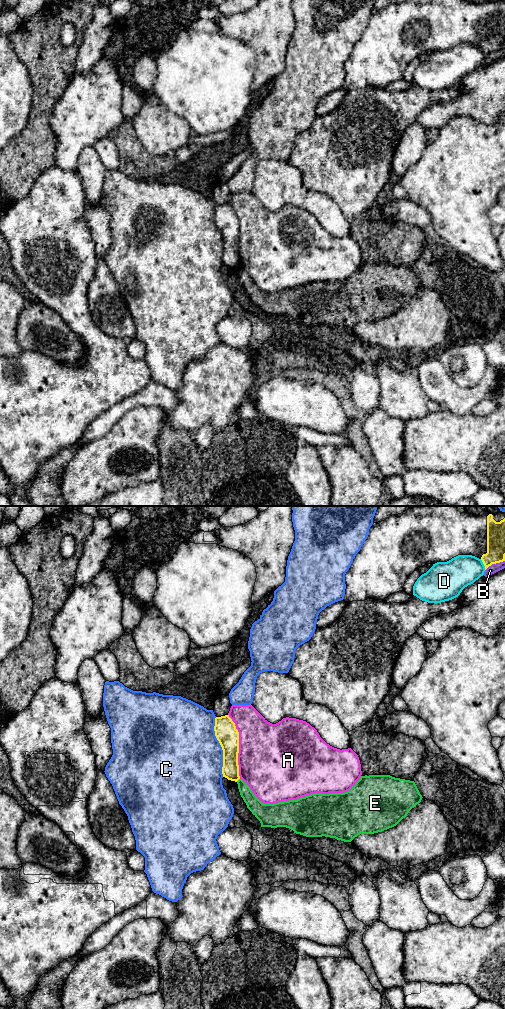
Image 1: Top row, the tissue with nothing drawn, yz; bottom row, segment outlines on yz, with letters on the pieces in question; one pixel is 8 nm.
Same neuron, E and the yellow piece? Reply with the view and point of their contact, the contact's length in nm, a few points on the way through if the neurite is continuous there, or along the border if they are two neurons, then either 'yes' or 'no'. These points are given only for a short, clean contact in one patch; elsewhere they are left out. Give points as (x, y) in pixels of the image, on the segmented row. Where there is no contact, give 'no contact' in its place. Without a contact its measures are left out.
contact yz (237, 780); length 40 nm; border yz (239, 778), (236, 781); no

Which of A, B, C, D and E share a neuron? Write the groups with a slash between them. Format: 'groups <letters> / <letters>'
groups A / B / C / D / E

